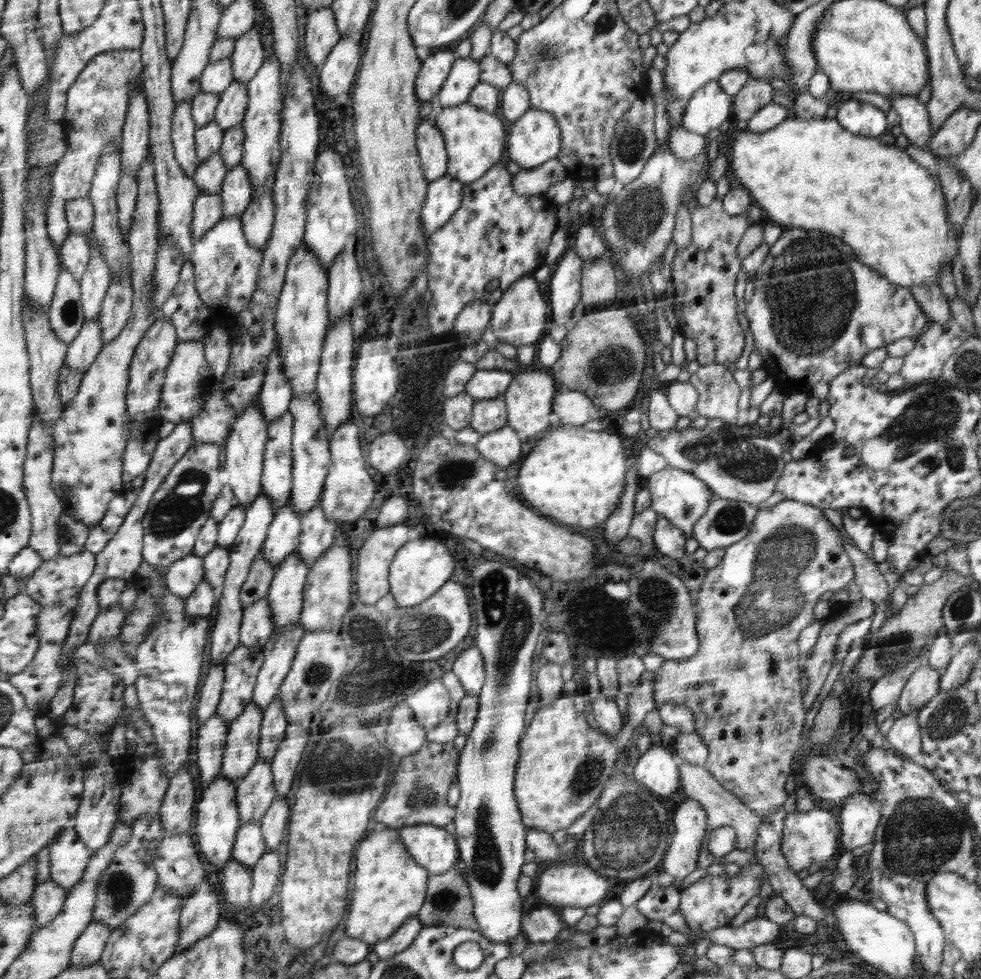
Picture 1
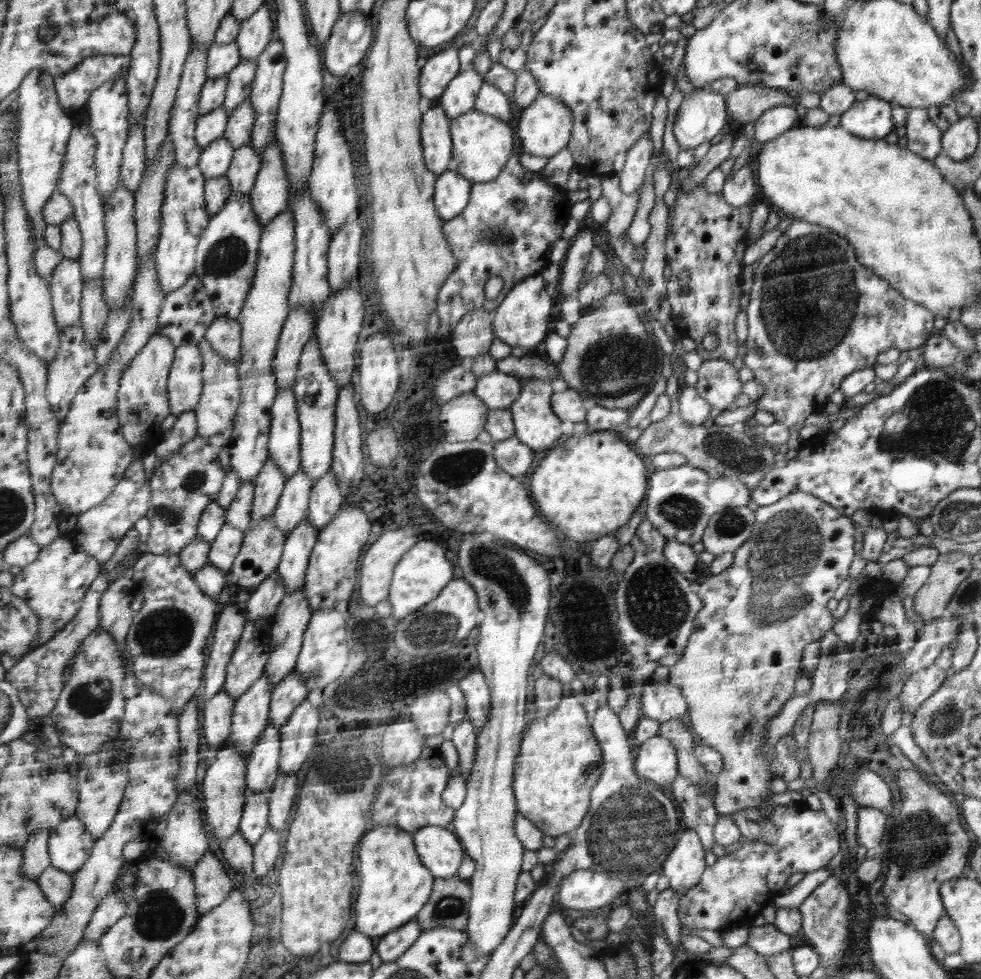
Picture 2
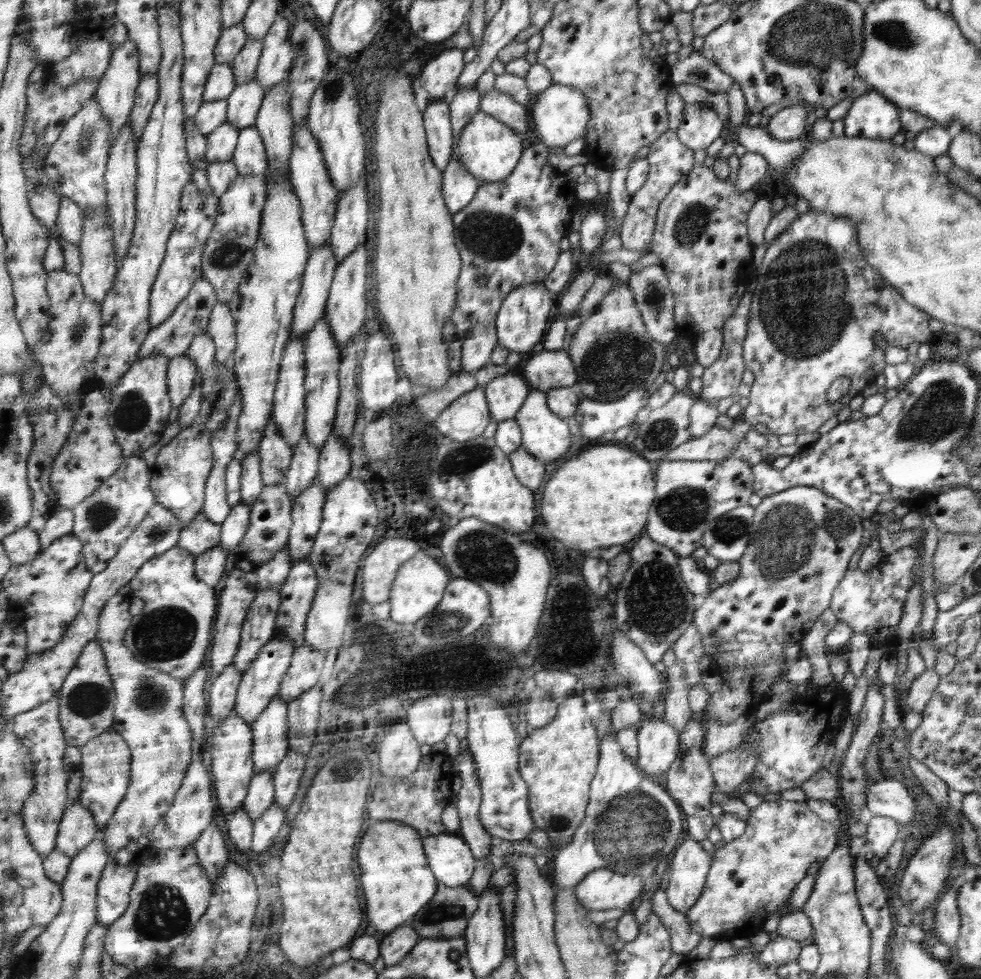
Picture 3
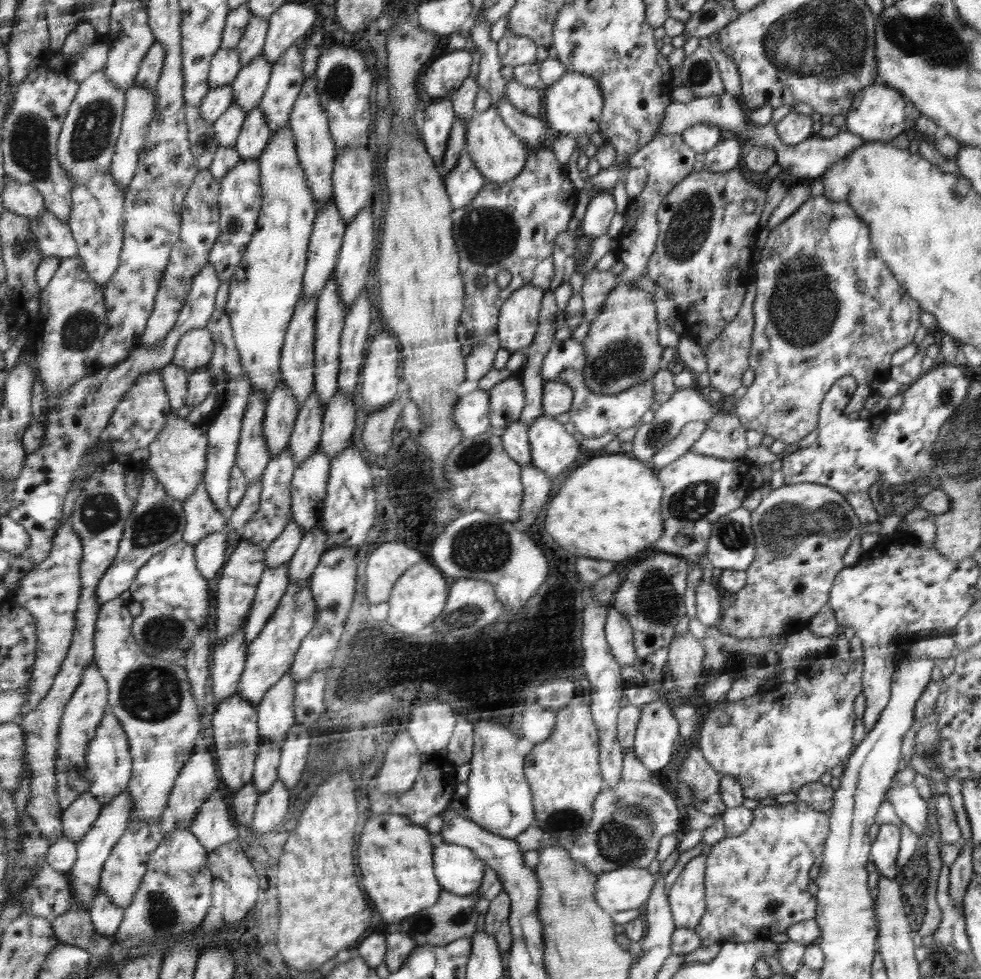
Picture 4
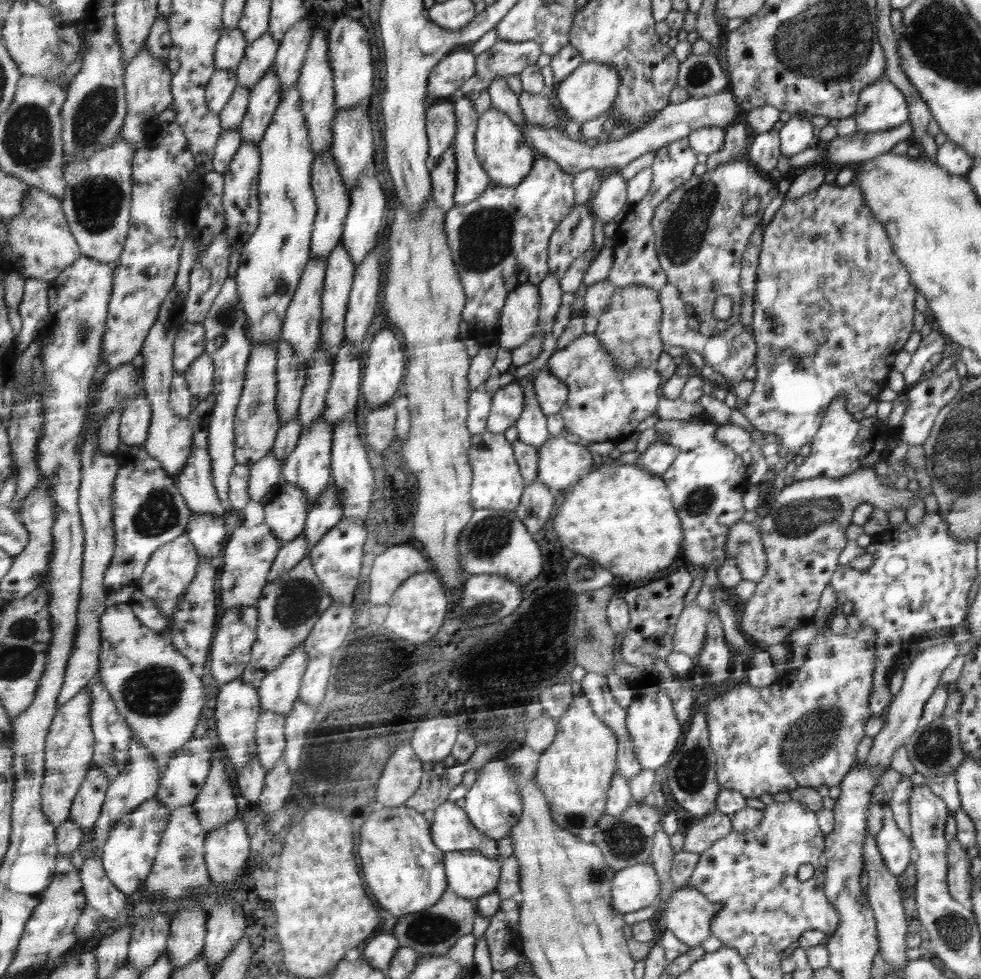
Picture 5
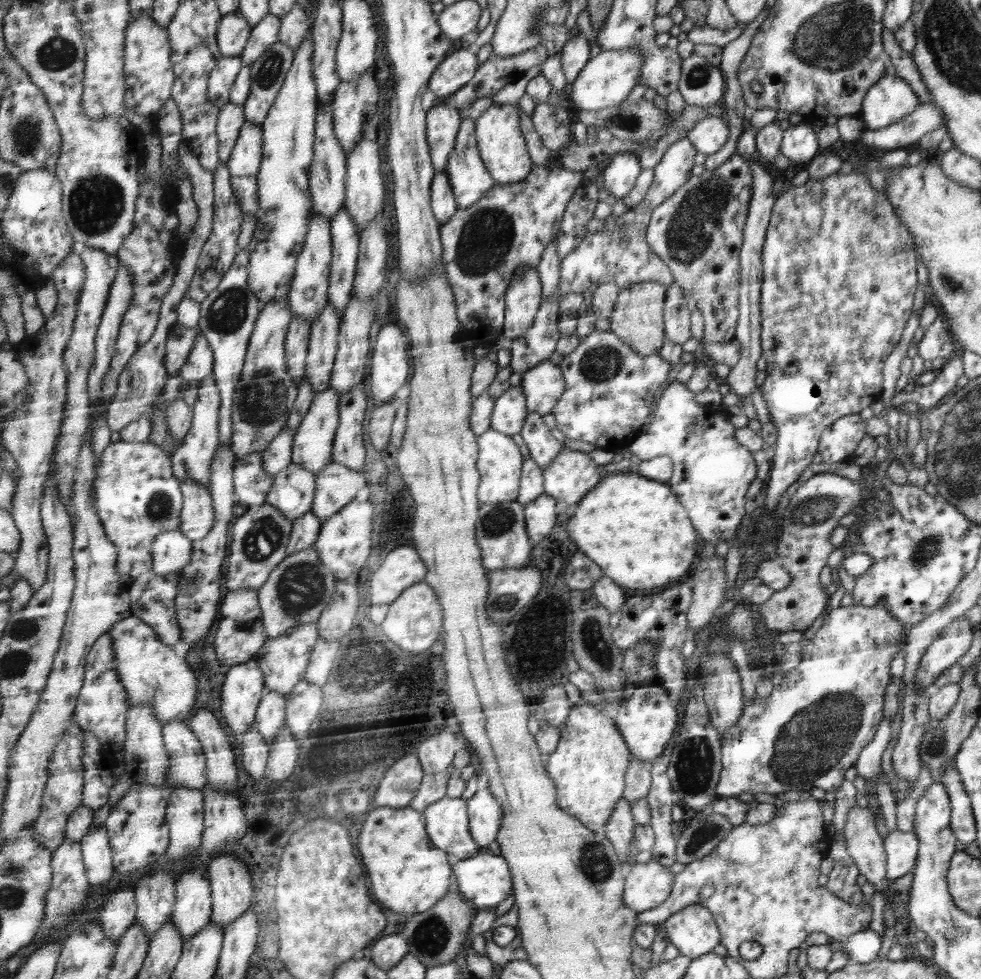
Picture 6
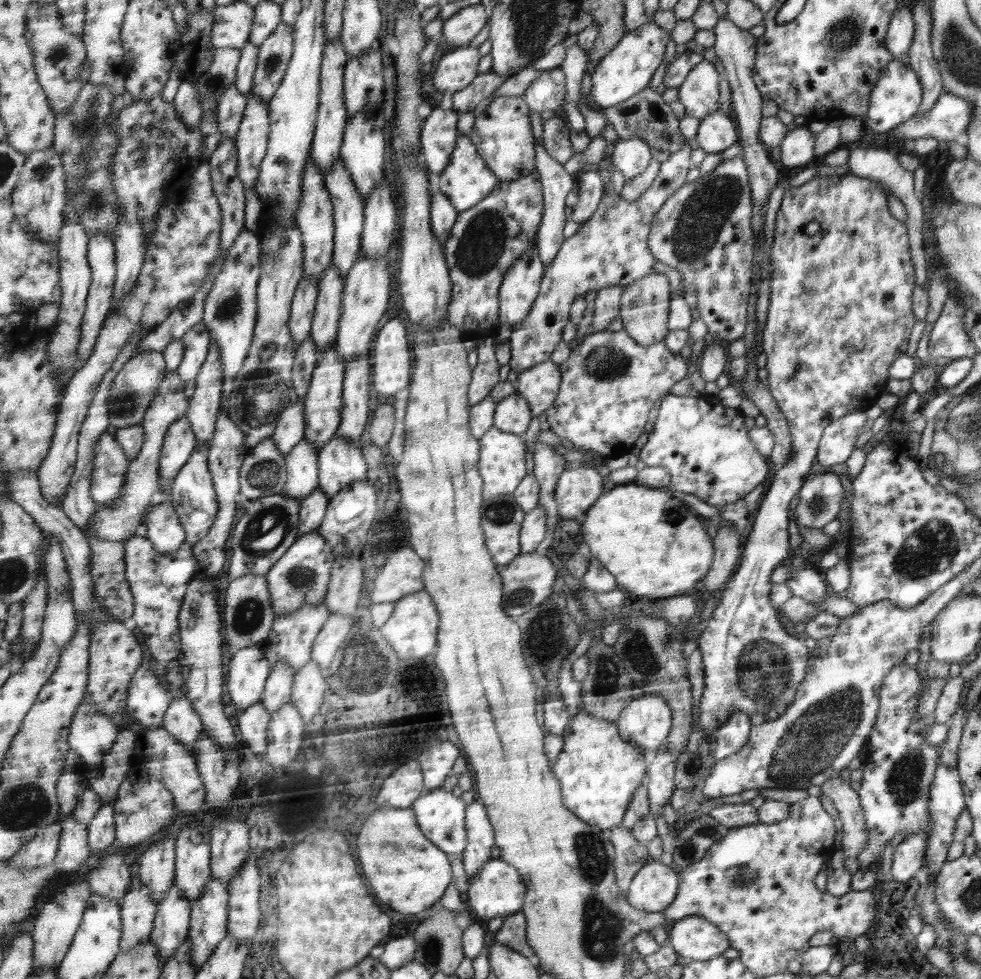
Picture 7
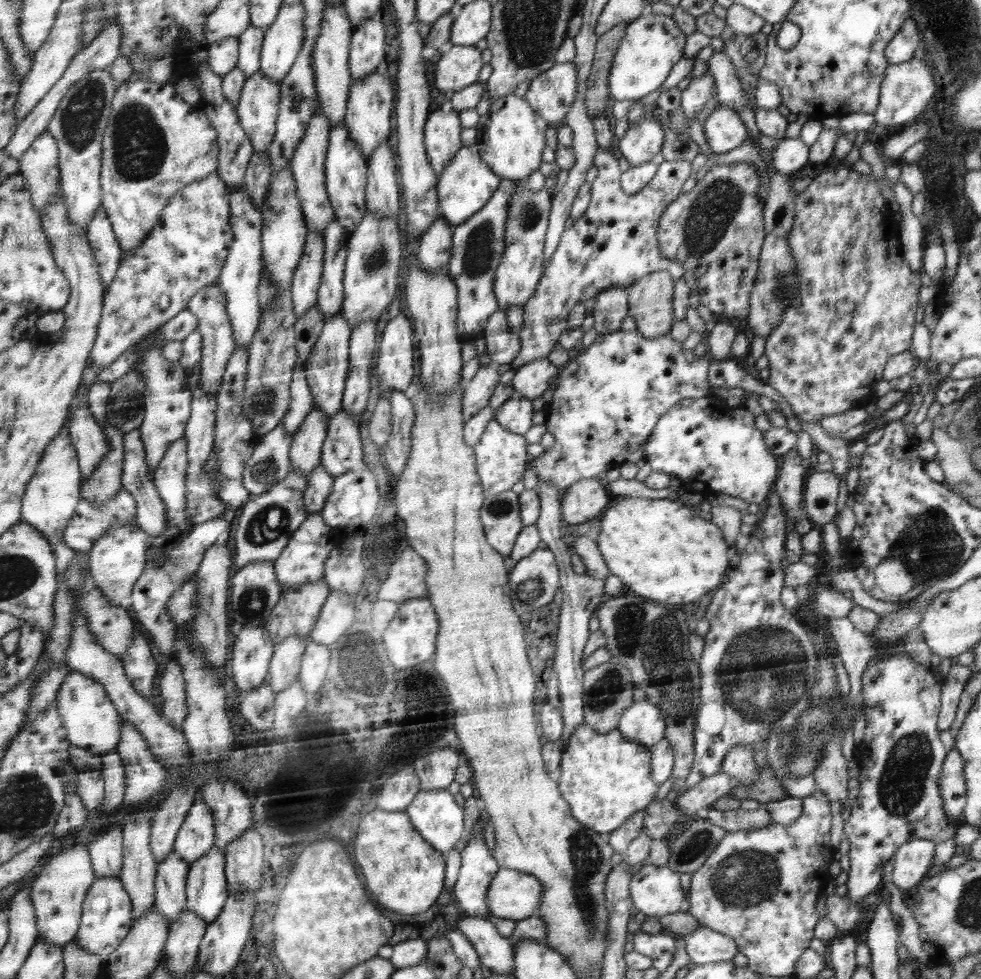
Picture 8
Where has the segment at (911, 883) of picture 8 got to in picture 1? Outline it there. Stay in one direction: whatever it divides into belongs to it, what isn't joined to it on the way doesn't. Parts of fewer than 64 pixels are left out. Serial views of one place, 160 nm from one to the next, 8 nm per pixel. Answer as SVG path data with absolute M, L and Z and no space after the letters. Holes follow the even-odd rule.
M862 793L855 794L846 804L839 806L837 812L843 824L842 848L852 851L869 847L882 821L882 810L878 802L870 802L869 797Z

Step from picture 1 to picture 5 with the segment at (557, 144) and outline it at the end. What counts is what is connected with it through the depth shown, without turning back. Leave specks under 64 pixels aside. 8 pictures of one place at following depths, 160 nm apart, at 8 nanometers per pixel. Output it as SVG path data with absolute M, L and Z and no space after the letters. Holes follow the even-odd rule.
M584 62L568 78L556 85L553 100L564 109L570 121L584 123L594 120L611 108L612 100L616 100L621 84L621 72L616 71L616 67L610 67L603 62Z

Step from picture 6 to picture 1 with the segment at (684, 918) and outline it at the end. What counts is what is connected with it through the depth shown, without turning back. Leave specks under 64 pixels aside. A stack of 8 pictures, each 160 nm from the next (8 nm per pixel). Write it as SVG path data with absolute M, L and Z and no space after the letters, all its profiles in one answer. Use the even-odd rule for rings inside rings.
M681 797L675 802L675 836L664 857L662 871L674 877L677 884L684 880L690 873L697 869L697 860L703 844L704 834L707 827L707 812L703 810L696 800Z

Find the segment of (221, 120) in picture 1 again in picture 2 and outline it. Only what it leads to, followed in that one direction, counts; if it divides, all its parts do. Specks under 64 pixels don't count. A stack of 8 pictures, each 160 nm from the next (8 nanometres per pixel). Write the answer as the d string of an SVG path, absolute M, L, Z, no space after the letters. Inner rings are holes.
M241 60L234 70L227 76L227 89L225 99L221 106L227 114L239 108L242 102L251 96L251 88L255 81L255 74L258 70L257 62L254 60Z

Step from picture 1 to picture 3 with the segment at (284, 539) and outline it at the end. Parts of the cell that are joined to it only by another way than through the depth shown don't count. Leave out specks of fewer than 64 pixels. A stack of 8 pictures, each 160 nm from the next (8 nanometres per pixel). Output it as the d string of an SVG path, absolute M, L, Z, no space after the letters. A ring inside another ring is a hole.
M304 434L295 446L290 468L285 477L286 494L294 502L318 477L320 449Z

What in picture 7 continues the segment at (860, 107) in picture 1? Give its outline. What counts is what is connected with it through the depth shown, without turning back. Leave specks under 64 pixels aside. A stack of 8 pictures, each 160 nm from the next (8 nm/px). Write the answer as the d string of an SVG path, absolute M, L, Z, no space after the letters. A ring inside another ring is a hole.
M899 58L889 64L883 71L879 82L871 94L871 104L866 114L866 127L874 132L887 132L910 120L919 112L922 104L923 87L919 75Z

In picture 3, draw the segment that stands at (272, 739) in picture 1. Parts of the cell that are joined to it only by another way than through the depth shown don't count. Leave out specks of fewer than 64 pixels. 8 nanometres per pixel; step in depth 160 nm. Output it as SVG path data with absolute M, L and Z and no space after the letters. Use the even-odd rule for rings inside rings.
M307 642L296 647L291 666L283 676L277 696L286 699L290 704L296 697L314 687L324 666L325 657L326 652L314 650Z

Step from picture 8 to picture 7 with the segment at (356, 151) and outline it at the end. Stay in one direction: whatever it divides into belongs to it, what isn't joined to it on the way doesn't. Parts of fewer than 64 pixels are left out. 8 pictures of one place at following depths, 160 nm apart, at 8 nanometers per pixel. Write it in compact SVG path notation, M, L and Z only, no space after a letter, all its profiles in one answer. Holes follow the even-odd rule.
M339 156L333 167L329 170L326 178L326 187L330 191L331 202L334 204L335 219L335 242L334 242L334 262L339 268L340 275L346 280L346 275L351 273L352 266L358 261L358 246L360 246L360 234L362 234L362 222L364 222L364 204L360 196L358 187L352 177L350 169Z

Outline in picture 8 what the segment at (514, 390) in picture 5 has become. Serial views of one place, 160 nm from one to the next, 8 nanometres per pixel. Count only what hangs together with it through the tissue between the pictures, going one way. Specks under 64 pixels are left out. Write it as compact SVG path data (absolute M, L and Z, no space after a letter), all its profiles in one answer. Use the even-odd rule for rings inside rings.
M515 395L495 411L495 421L516 434L524 434L532 426L533 408L528 398Z

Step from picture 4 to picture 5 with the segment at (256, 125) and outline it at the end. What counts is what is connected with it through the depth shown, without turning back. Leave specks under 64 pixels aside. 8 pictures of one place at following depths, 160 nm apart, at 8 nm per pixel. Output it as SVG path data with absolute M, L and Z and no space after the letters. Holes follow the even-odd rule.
M272 64L266 75L250 90L247 111L239 126L243 142L253 142L257 145L263 140L264 133L282 100L280 90L282 83L276 67Z

